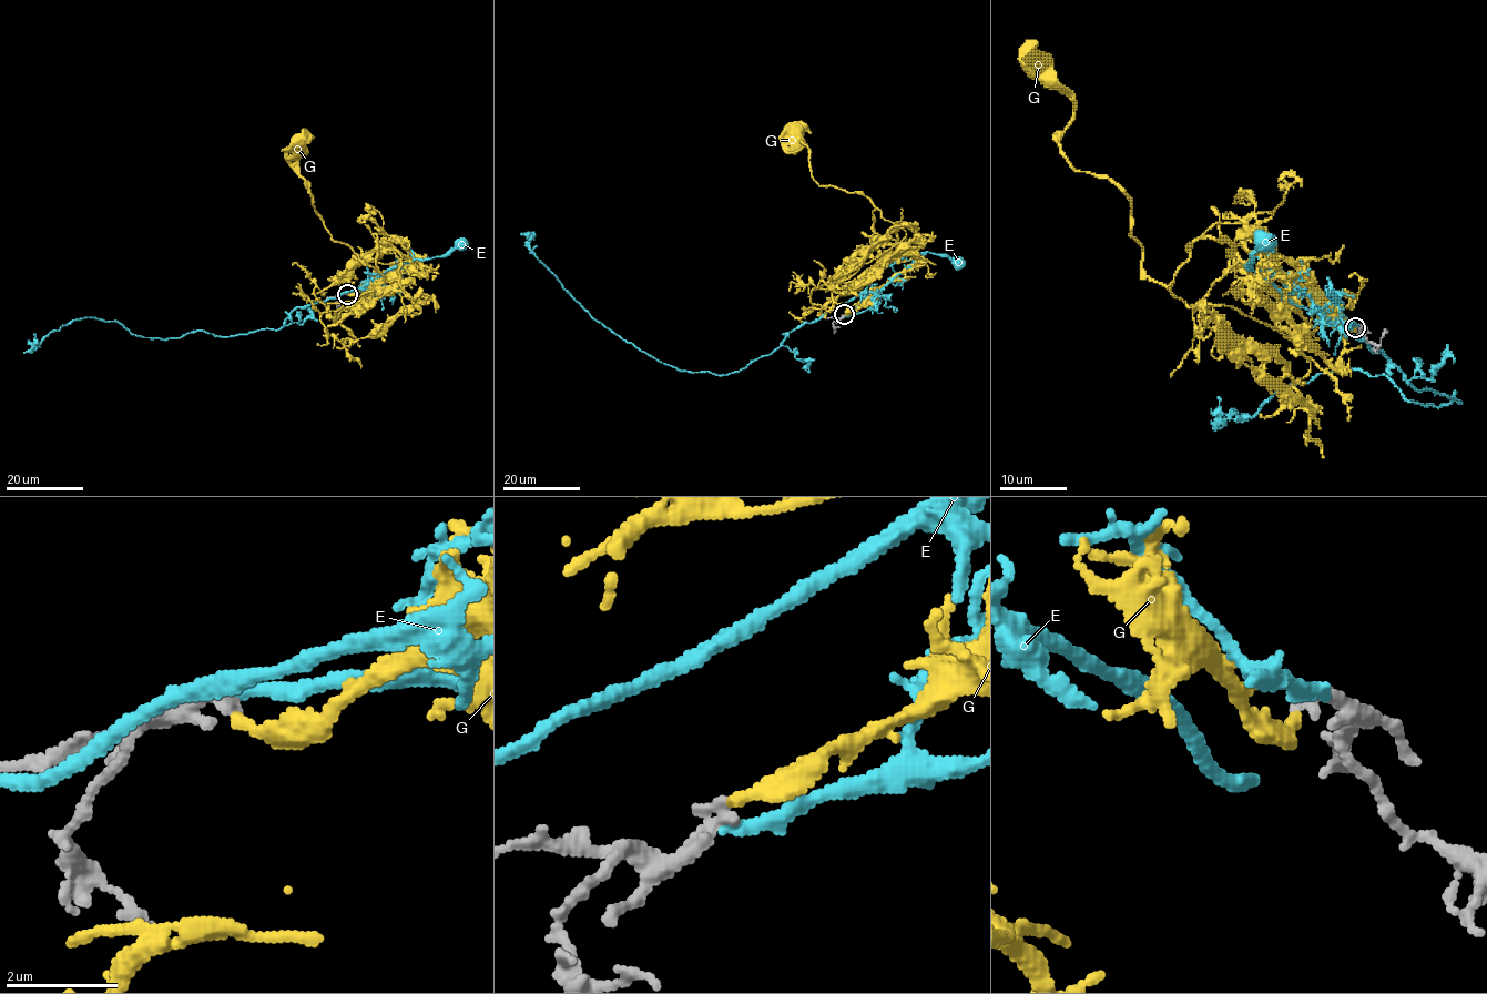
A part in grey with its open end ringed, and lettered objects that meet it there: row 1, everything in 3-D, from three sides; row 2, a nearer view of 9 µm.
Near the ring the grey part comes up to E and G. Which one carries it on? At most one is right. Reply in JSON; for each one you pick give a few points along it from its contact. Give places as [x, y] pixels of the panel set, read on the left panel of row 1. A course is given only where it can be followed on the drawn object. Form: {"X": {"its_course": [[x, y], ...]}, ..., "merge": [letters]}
{"G": {"its_course": [[348, 294], [419, 260], [417, 266], [401, 259], [399, 279], [389, 282], [333, 241], [299, 174], [296, 143]]}, "merge": ["G"]}

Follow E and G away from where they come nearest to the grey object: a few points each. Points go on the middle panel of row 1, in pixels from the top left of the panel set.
E: (844, 316), (854, 313), (868, 283), (906, 255), (927, 252), (947, 255), (958, 262)
G: (845, 315), (918, 259), (898, 246), (896, 225), (873, 202), (813, 179), (808, 149), (792, 150), (793, 132)

